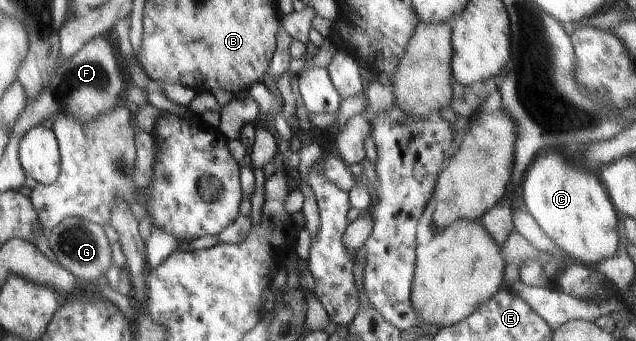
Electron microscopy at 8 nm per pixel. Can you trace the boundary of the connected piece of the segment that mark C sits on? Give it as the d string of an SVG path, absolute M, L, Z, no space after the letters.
M546 152L534 160L521 186L526 210L538 226L566 252L566 262L596 266L616 254L620 240L616 209L603 182L598 182L590 170L570 164L558 152Z

